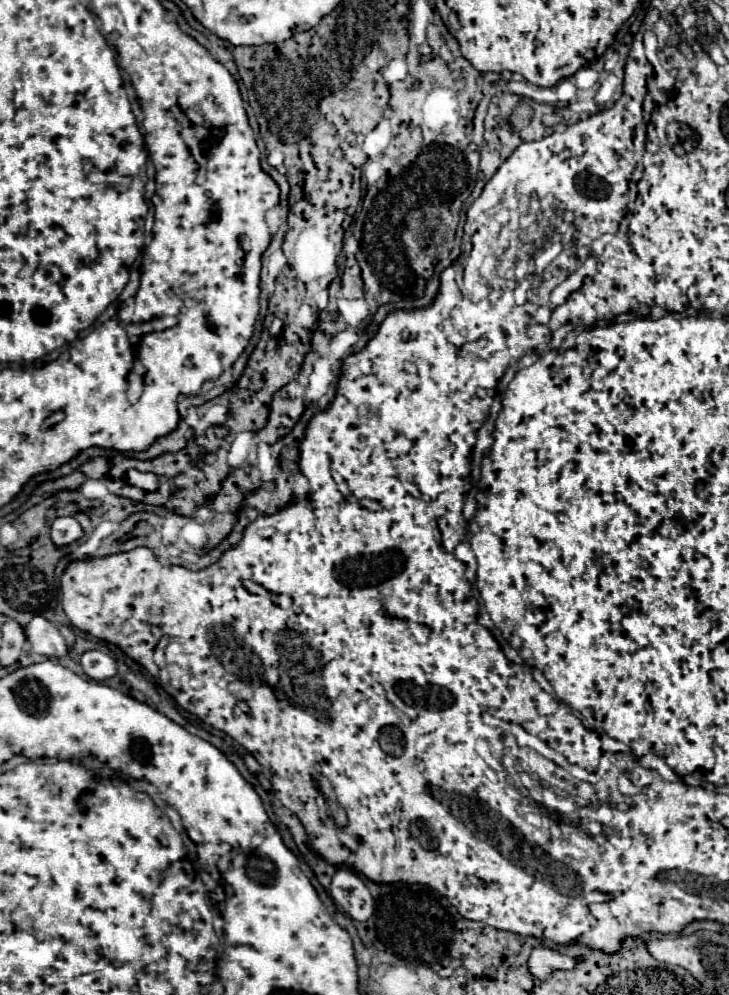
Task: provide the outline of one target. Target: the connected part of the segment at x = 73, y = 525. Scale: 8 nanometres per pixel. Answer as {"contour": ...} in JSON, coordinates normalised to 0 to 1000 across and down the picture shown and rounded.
{"contour":[[[80,520],[69,532],[69,540],[77,550],[96,548],[96,546],[107,544],[112,538],[115,538],[115,532],[102,520]]]}

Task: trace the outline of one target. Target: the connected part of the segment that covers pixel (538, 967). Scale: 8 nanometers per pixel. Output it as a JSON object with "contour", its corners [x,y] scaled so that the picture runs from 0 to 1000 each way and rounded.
{"contour":[[[733,952],[724,970],[727,970],[727,976],[738,984],[752,984],[752,980],[757,976],[763,976],[763,974],[785,974],[790,968],[787,968],[787,964],[782,964],[779,960],[771,960],[765,956],[746,954],[746,952]]]}

